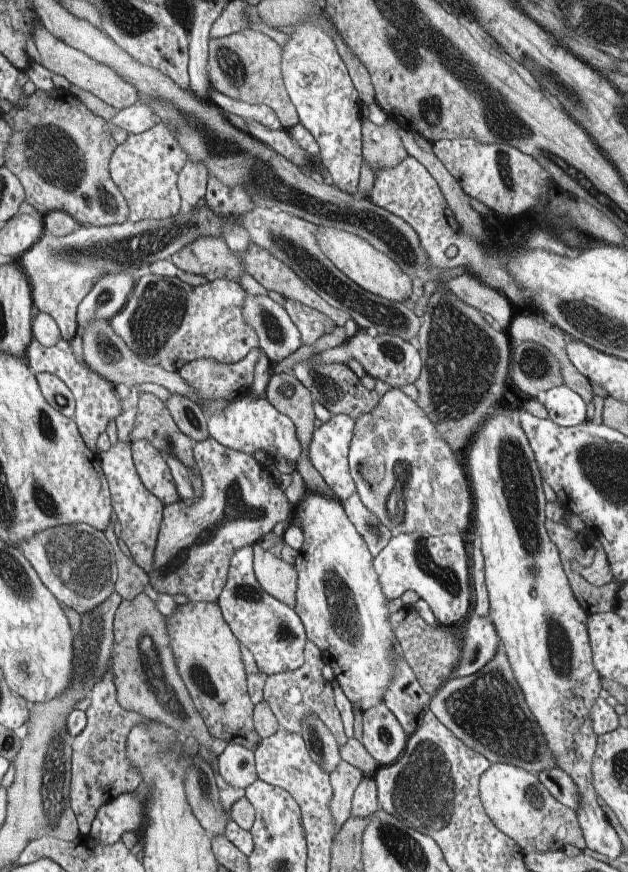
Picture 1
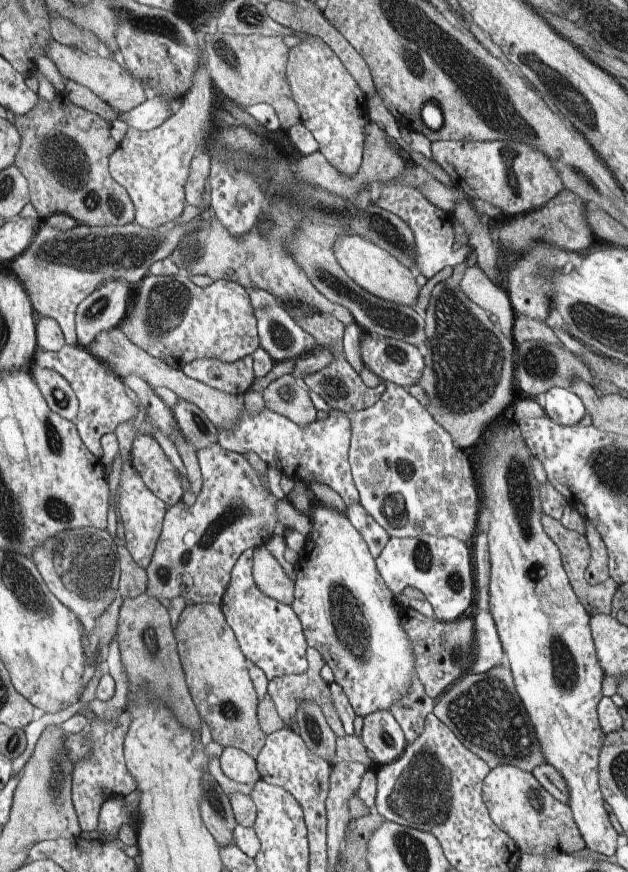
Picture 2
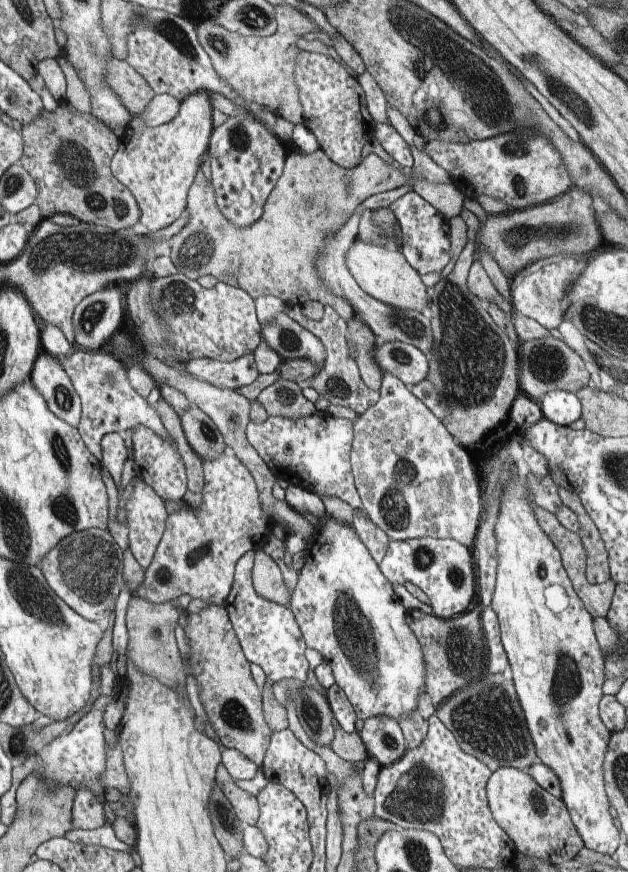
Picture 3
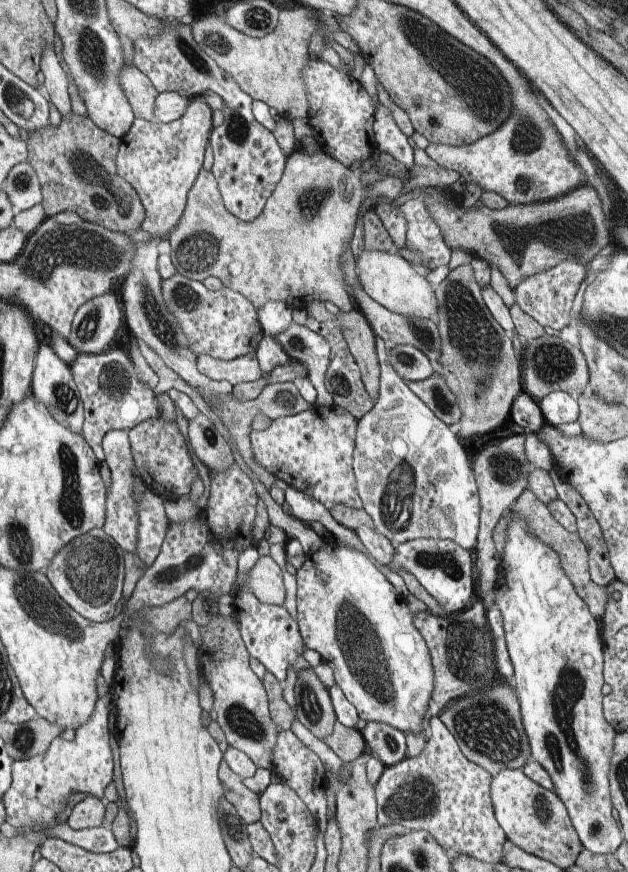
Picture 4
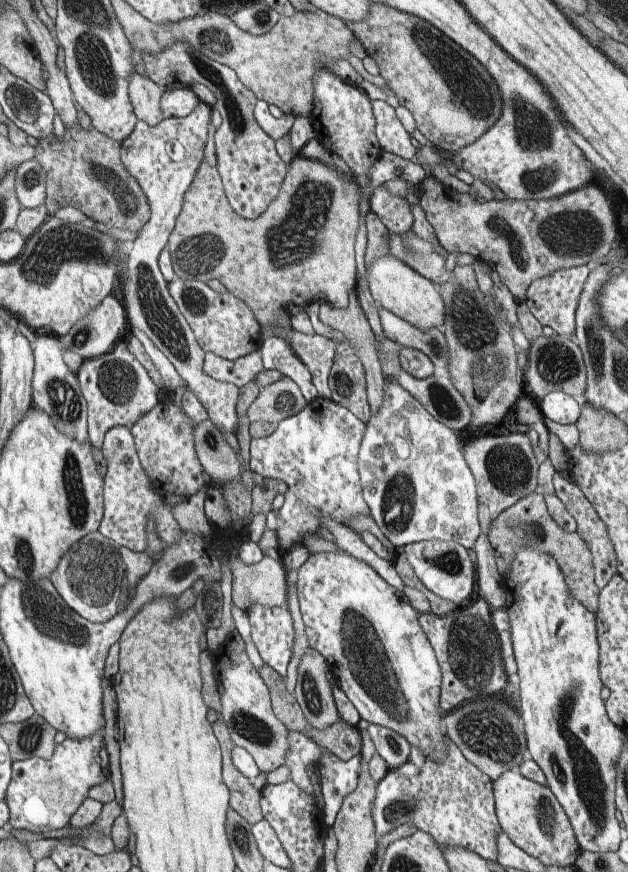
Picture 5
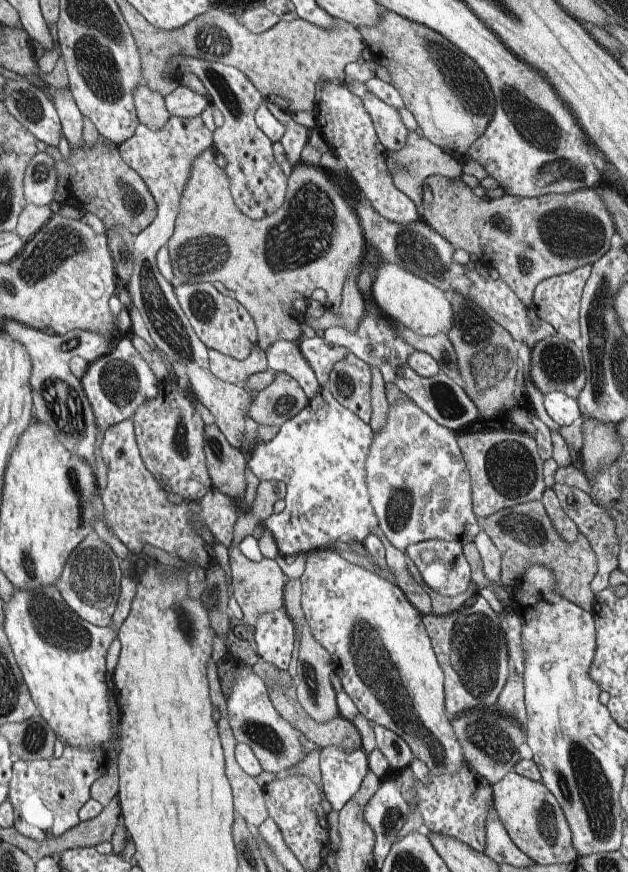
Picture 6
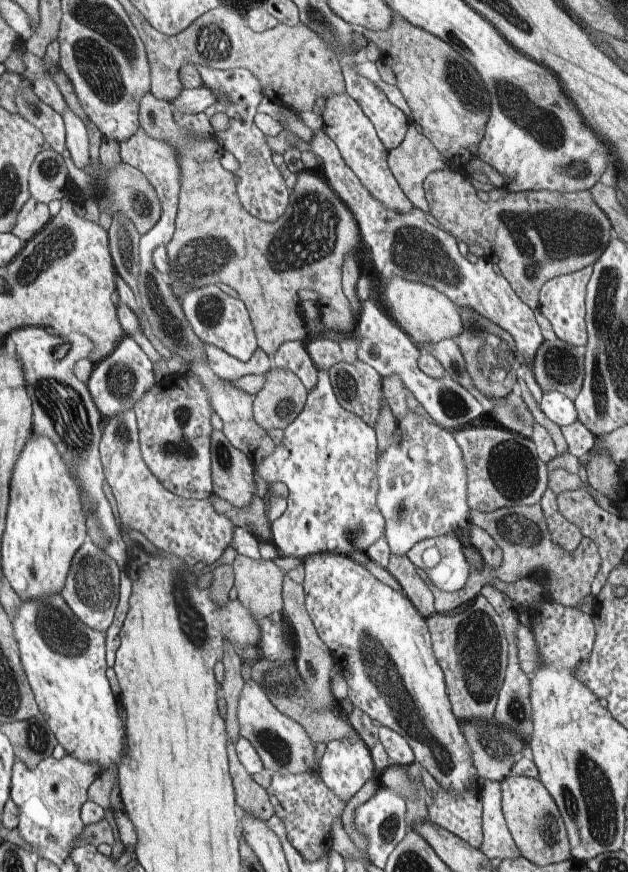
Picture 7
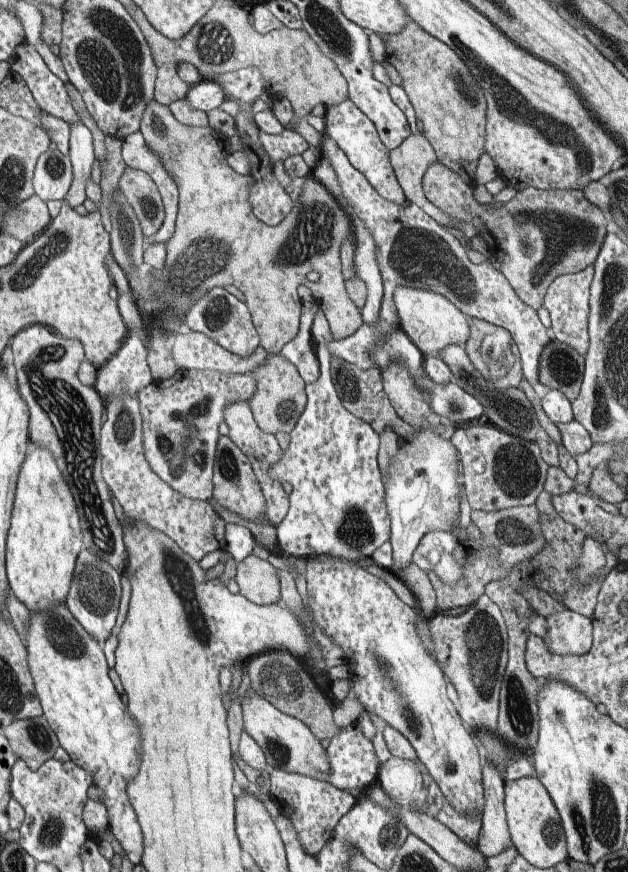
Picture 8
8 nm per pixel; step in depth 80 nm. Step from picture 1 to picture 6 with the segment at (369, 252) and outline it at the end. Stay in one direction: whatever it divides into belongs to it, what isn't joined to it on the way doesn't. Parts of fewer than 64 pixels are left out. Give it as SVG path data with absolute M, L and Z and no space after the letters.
M382 262L376 271L376 279L370 288L371 300L376 303L383 316L390 321L404 324L418 336L448 333L454 324L454 312L450 306L449 295L392 262Z

